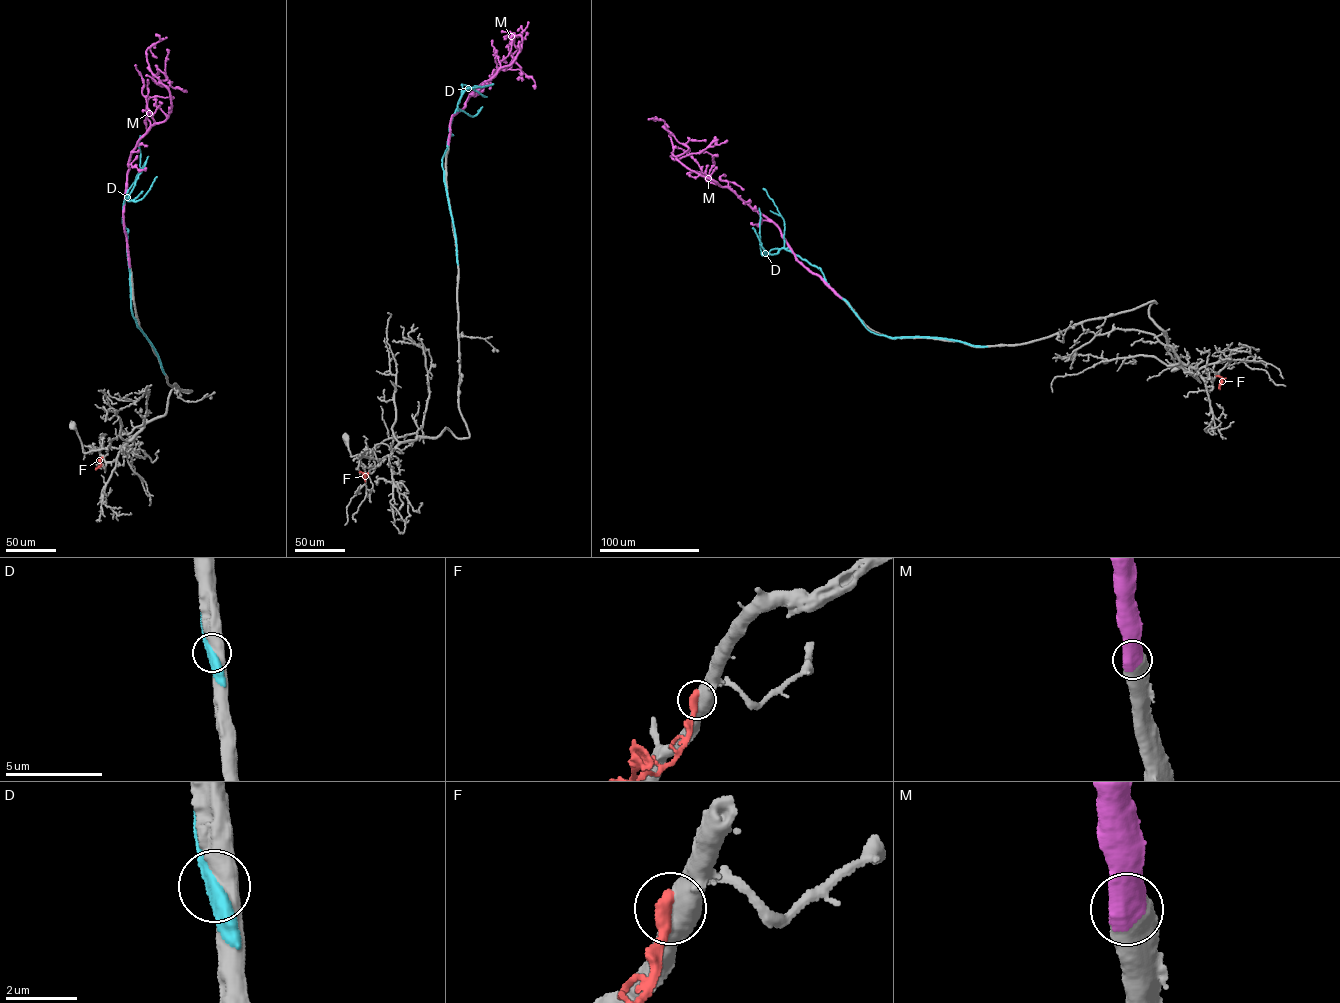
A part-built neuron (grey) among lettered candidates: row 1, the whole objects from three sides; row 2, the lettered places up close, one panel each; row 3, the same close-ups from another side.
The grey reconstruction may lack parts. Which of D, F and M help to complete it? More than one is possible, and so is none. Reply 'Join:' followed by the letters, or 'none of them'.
Join: M

